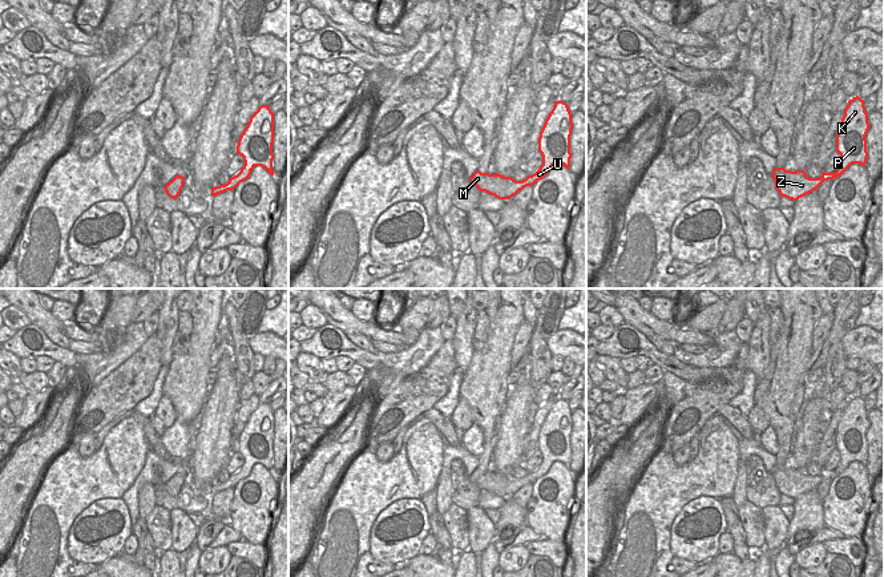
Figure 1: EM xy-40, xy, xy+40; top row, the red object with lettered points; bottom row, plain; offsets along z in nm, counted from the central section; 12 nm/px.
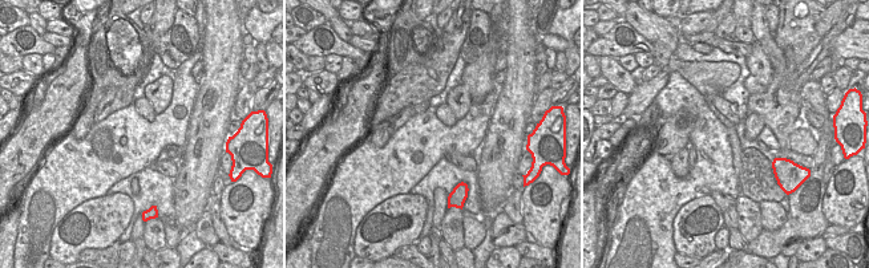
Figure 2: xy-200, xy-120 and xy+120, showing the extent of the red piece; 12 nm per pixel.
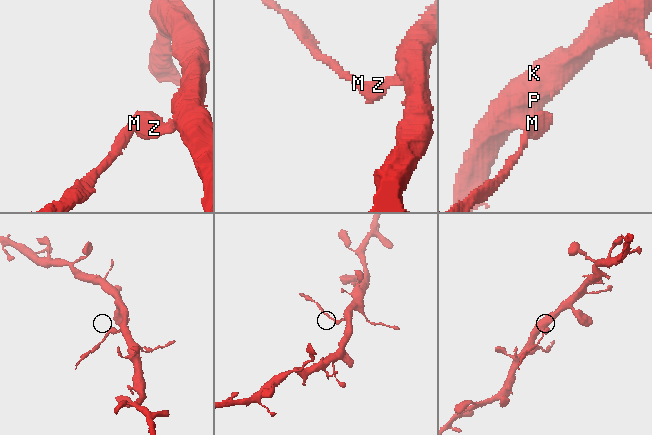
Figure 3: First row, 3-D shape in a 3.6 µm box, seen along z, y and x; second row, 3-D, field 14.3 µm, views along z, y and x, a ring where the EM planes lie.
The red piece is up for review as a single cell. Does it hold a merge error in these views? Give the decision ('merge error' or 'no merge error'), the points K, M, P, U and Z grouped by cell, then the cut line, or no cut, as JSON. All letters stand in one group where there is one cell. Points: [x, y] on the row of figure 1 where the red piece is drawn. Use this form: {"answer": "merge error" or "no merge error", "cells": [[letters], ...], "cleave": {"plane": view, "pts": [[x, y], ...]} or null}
{"answer": "merge error", "cells": [["K", "P", "U"], ["M", "Z"]], "cleave": {"plane": "xy", "pts": [[523, 181], [511, 190]]}}

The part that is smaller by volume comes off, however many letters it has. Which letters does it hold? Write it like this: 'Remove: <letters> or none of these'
Remove: M, Z

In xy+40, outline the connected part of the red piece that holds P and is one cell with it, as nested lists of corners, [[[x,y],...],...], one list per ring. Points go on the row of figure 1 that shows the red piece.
[[[859,96],[848,101],[844,109],[844,116],[837,128],[836,152],[840,154],[840,165],[835,173],[822,173],[823,181],[815,183],[811,191],[828,179],[835,179],[844,174],[852,164],[860,164],[865,168],[868,160],[865,136],[871,125],[868,122],[868,113],[865,112],[864,100]]]

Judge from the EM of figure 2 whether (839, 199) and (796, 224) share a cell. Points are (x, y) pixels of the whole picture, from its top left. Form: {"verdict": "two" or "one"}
{"verdict": "two"}

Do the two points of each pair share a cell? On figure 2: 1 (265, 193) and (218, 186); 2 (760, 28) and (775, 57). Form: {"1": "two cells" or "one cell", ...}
{"1": "two cells", "2": "one cell"}

